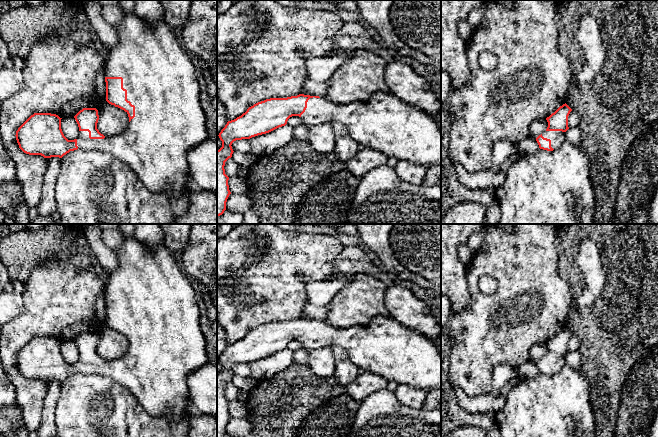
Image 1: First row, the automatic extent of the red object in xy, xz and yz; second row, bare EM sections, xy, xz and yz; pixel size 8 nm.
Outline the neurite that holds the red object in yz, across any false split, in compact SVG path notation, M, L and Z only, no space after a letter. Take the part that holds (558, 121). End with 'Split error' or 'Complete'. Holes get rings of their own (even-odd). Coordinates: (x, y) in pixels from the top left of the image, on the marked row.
M565 103L546 118L548 127L546 131L536 138L540 149L553 151L565 142L565 132L568 127L568 116L572 109Z. Split error

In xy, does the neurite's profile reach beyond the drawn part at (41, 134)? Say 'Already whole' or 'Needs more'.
Needs more

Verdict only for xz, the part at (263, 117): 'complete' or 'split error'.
split error

